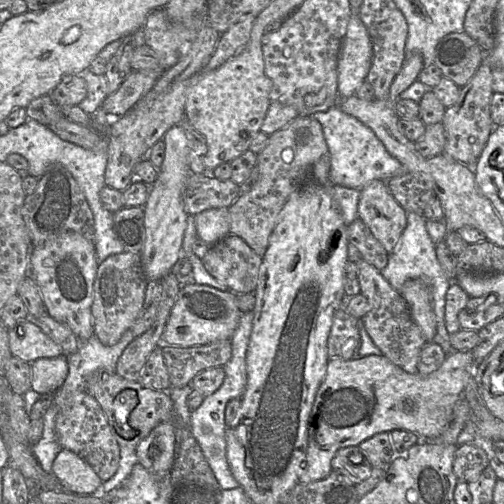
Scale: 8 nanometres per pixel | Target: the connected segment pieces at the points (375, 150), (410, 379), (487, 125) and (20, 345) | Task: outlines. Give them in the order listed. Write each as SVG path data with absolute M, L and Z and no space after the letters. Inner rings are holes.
M338 106L314 113L312 117L321 124L329 149L331 159L329 183L331 185L362 189L373 180L388 181L407 172L368 126L343 112Z
M454 351L446 355L443 364L428 375L409 374L393 364L383 355L368 355L361 358L343 360L334 358L328 361L327 371L311 409L308 421L308 446L305 461L308 464L299 477L299 483L309 484L323 480L333 471L331 461L335 453L345 447L359 444L379 433L393 430L406 430L418 435L420 439L436 438L453 420L451 411L476 363L471 352Z
M488 61L478 67L472 79L460 89L457 102L446 108L441 123L444 126L446 143L443 154L466 166L474 166L496 125L491 119L490 103L493 95L493 67Z
M27 318L17 326L9 330L9 346L13 356L31 364L39 358L63 354L60 346L44 334L32 319ZM17 326L24 330L22 337L16 333Z

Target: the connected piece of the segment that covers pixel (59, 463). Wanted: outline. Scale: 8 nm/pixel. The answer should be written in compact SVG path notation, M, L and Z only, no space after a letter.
M62 449L56 456L52 473L62 489L78 495L91 495L101 489L102 480L79 455Z

